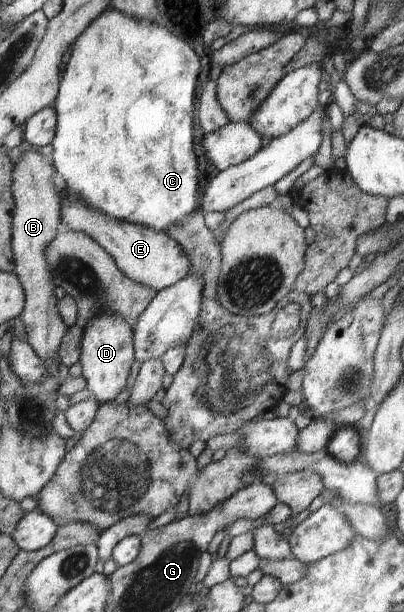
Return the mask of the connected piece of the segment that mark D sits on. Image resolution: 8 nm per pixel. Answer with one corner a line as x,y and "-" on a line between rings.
102,312
83,328
82,348
80,363
83,378
87,381
87,388
100,403
115,400
118,394
123,392
131,364
134,361
133,330
131,326
115,317
112,313

